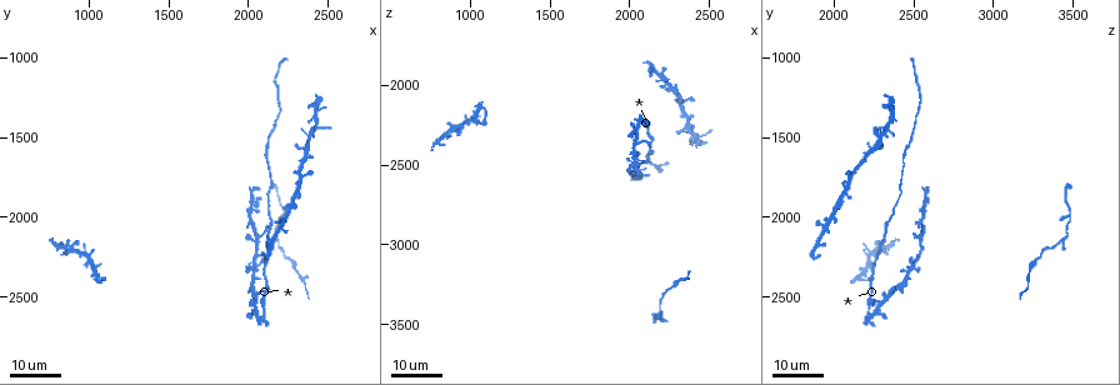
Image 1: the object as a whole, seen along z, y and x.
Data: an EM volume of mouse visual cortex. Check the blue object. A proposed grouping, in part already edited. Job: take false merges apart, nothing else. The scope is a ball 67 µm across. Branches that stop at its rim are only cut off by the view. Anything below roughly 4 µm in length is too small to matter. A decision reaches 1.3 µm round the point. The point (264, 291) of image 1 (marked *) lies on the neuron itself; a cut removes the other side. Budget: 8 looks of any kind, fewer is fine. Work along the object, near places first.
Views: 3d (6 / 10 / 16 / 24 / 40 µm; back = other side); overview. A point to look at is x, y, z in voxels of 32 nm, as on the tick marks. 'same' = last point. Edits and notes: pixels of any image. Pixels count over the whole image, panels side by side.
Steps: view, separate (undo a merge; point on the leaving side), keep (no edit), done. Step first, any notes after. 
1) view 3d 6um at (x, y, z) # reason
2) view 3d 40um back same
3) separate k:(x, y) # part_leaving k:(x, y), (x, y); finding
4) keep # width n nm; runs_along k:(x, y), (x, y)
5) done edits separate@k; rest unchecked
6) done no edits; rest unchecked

view 3d 16um at (2120, 1600, 2440)

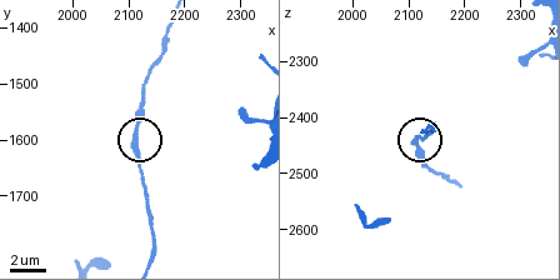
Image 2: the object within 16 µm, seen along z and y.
view 3d 6um at (2115, 1610, 2440)

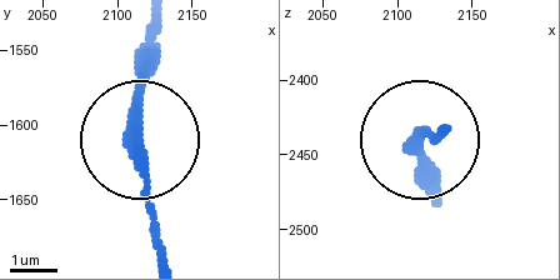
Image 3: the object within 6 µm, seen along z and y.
keep # width 290 nm; all the same neuron

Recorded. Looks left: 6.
view 3d 16um at (2060, 2200, 2560)

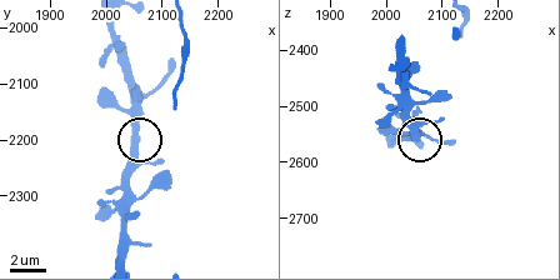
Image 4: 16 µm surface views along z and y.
view 3d 10um at (2050, 2200, 2555) # closer look

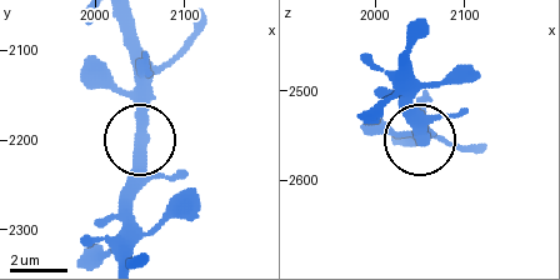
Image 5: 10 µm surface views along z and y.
keep # all the same neuron

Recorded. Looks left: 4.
view 3d 16um at (2040, 2320, 2480)

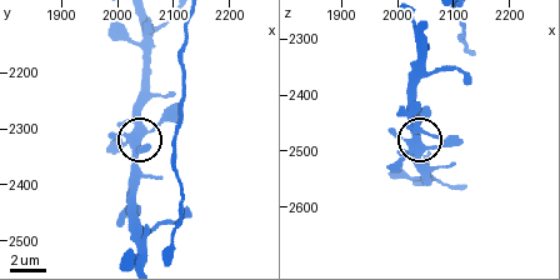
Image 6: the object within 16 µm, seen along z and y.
view 3d 10um at (2025, 2315, 2490)

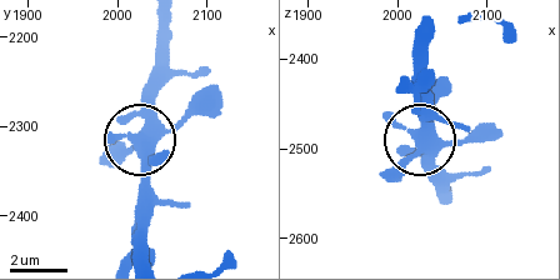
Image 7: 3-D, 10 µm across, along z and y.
keep # runs_along 7:(144, 255), (139, 133), (151, 79); one neuron here

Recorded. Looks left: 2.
view 3d 24um at (2380, 1560, 2260) # three arms meet

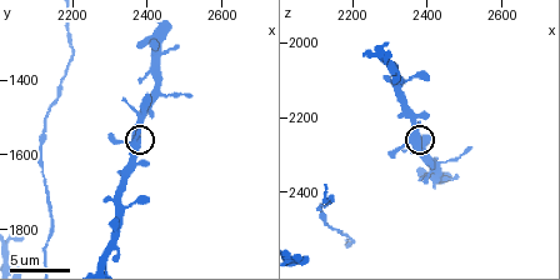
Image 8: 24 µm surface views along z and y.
view 3d 10um at (2380, 1570, 2260)

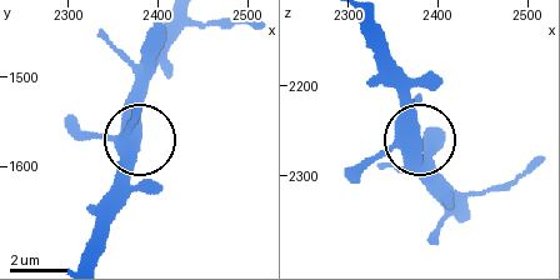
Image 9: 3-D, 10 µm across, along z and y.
keep # width 460 nm; one neuron here

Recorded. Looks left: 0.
done no edits; rest unchecked

